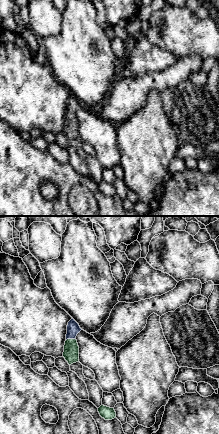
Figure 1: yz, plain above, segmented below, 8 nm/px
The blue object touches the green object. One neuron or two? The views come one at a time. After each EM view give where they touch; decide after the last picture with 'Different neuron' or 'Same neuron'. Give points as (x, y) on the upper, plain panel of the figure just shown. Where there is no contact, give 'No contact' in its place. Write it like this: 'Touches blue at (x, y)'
Touches blue at (70, 114)

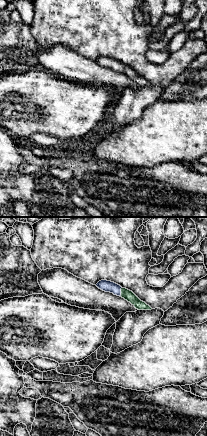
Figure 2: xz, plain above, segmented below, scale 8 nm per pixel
Touches blue at (120, 68)

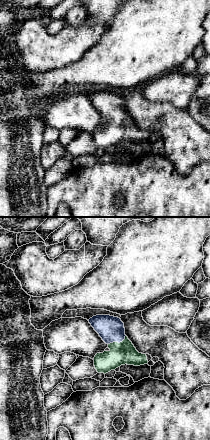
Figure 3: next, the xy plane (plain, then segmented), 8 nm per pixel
Touches blue at (117, 117)

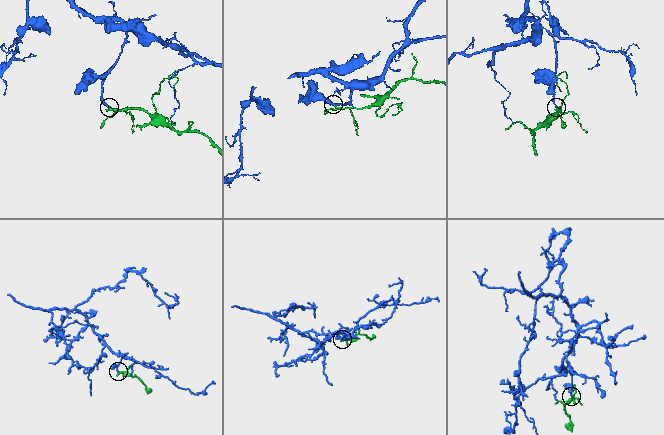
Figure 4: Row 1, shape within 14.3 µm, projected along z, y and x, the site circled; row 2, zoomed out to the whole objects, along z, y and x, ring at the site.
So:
Same neuron

